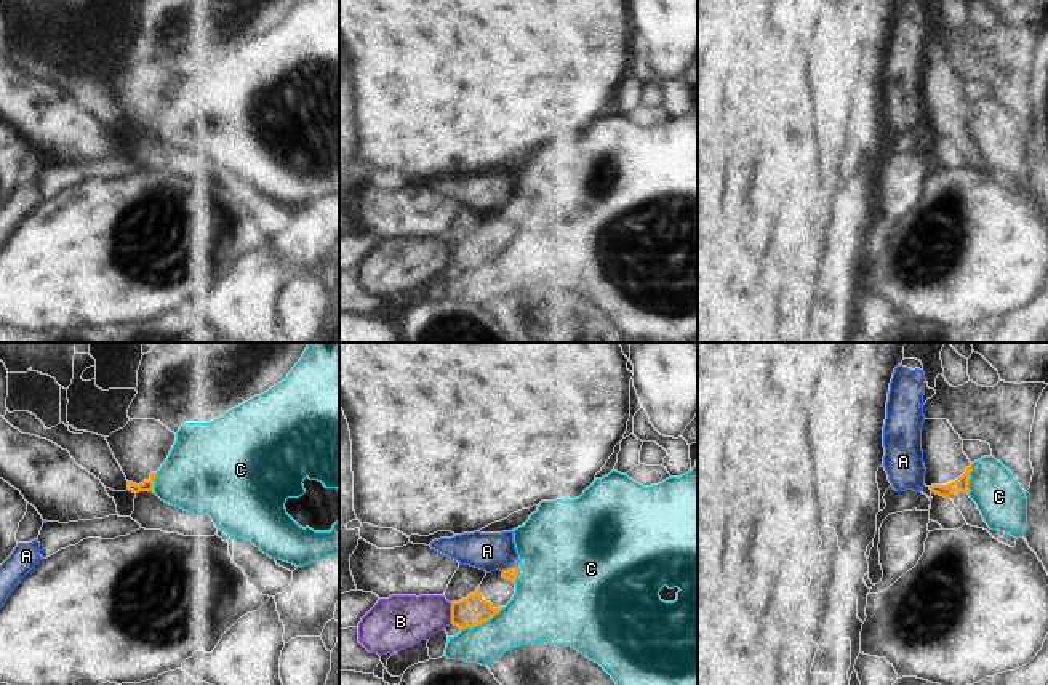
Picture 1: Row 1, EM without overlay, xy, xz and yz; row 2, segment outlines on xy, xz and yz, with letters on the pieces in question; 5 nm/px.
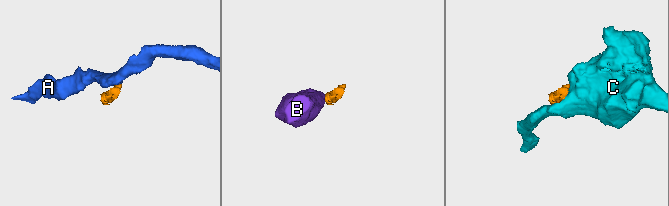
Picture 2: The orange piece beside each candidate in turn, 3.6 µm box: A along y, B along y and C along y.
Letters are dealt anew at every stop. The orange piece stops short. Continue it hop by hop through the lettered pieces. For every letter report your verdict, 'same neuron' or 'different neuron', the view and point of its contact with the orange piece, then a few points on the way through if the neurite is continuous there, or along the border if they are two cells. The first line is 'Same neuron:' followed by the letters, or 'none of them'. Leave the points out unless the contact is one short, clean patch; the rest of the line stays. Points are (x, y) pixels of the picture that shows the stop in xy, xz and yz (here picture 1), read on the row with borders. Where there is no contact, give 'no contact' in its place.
Same neuron: none of them
A: different neuron; contact xz (508, 568); border xz (516, 565), (501, 570)
B: different neuron; contact xz (452, 613)
C: different neuron; contact xz (482, 621); border xz (504, 607), (487, 620), (466, 626), (461, 631)

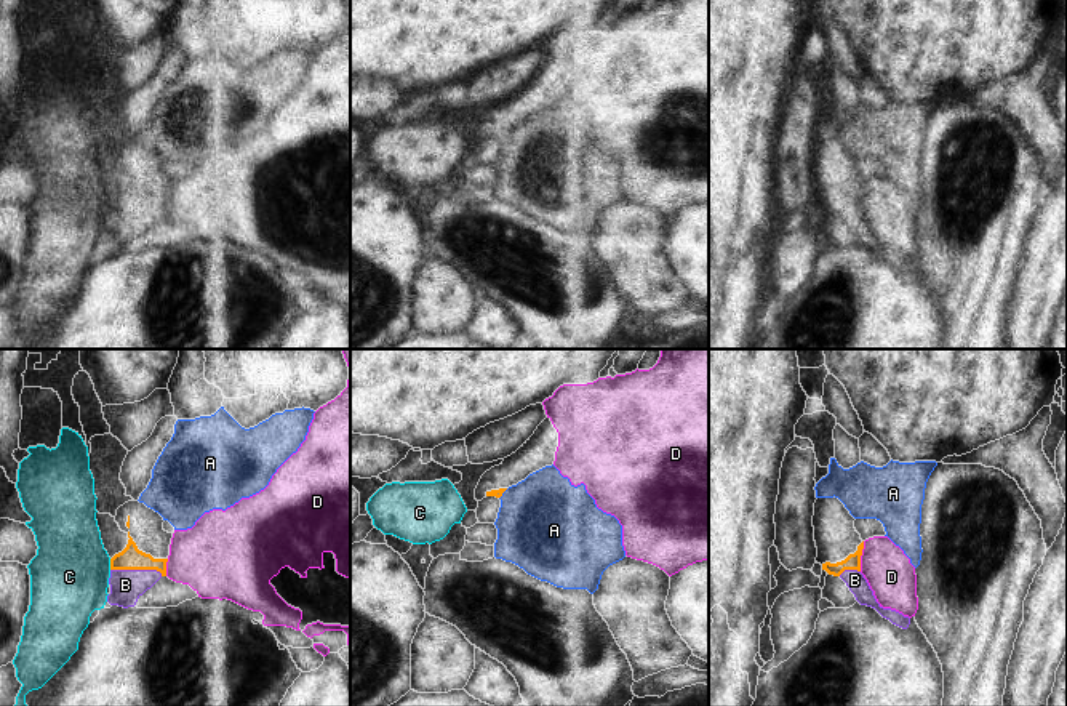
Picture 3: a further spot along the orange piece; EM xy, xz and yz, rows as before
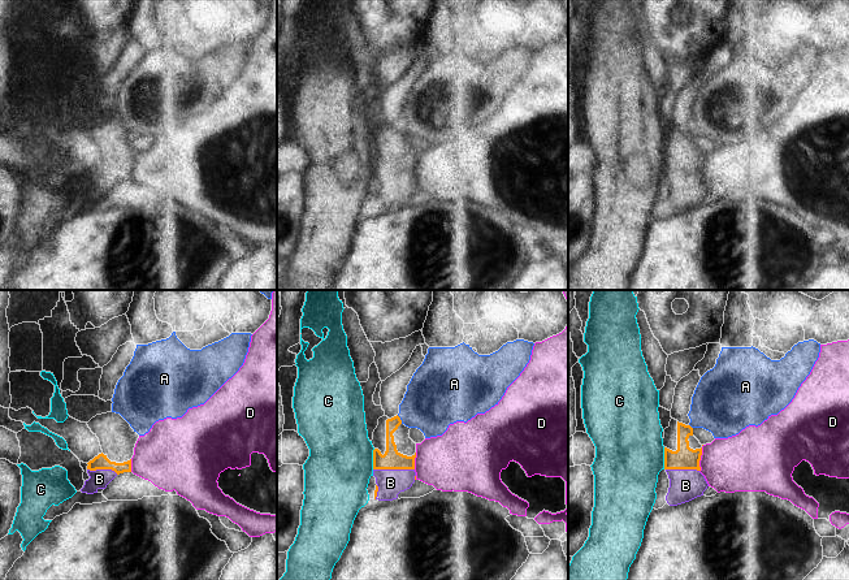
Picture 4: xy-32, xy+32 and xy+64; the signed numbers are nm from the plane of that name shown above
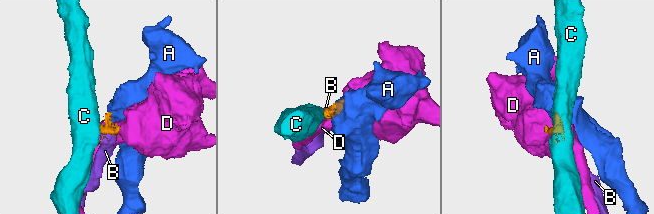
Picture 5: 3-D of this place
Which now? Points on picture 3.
Same neuron: B
A: different neuron; contact xz (503, 492); border xz (507, 489), (499, 498)
B: same neuron; contact xy (136, 569); way xy (130, 557), (136, 569), (125, 585)
C: different neuron; contact xy (111, 564)
D: different neuron; contact yz (861, 554); border yz (864, 541), (859, 570)

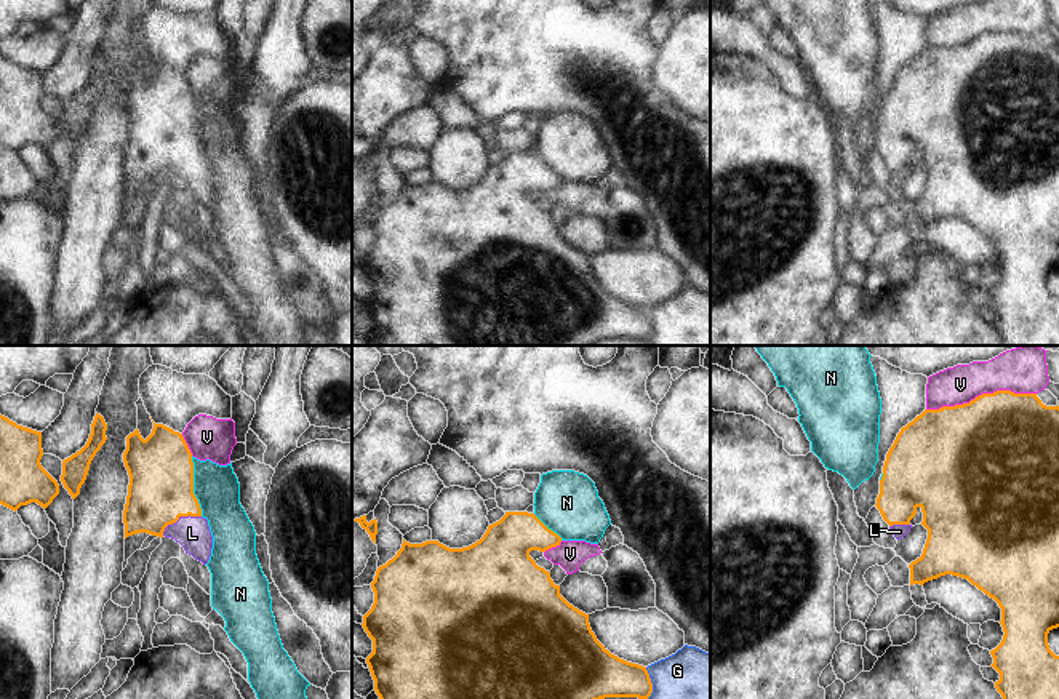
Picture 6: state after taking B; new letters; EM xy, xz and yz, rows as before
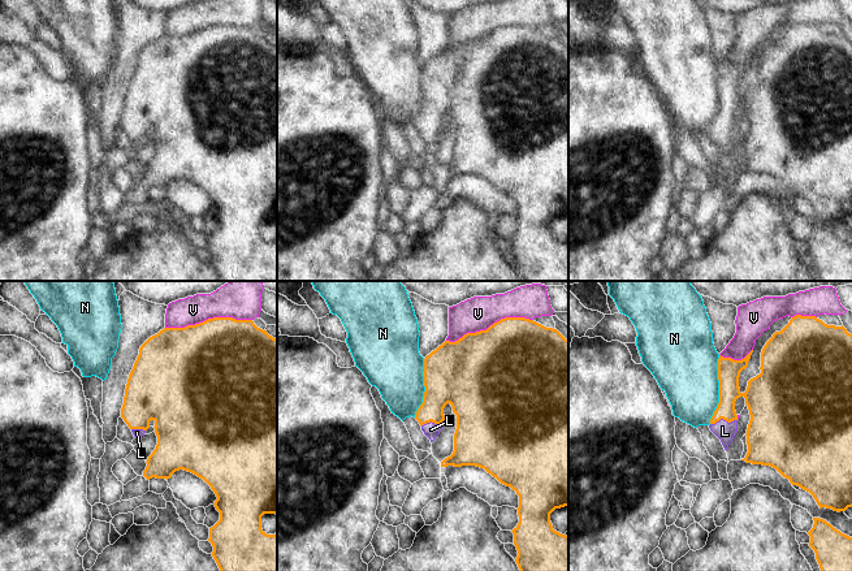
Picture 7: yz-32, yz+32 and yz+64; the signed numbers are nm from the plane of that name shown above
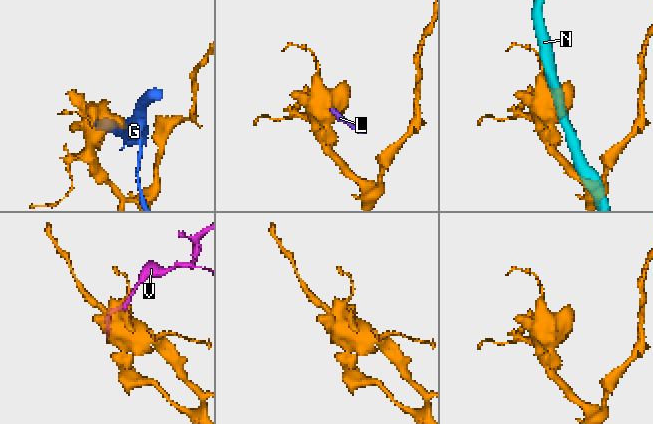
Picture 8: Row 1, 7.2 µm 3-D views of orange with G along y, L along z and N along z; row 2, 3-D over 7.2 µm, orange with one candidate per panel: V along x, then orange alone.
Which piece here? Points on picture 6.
Same neuron: L
G: different neuron; contact xz (651, 683)
L: same neuron; contact xy (179, 515); way xy (160, 490), (160, 496), (179, 515), (192, 533)
N: different neuron; contact xy (192, 487); border xy (191, 456), (192, 493), (202, 515)
V: different neuron; contact yz (983, 394)

